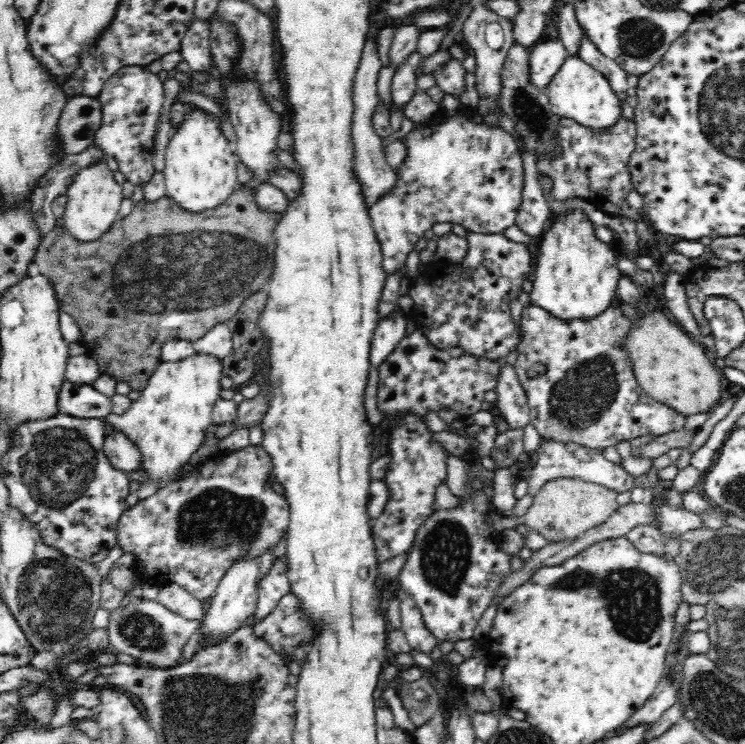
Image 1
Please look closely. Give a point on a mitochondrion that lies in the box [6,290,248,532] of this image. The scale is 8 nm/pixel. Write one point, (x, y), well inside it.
(60, 461)

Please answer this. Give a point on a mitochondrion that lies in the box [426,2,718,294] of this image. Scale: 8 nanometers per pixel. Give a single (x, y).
(639, 37)

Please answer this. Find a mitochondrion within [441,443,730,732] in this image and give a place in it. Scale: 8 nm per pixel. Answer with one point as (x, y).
(632, 598)

